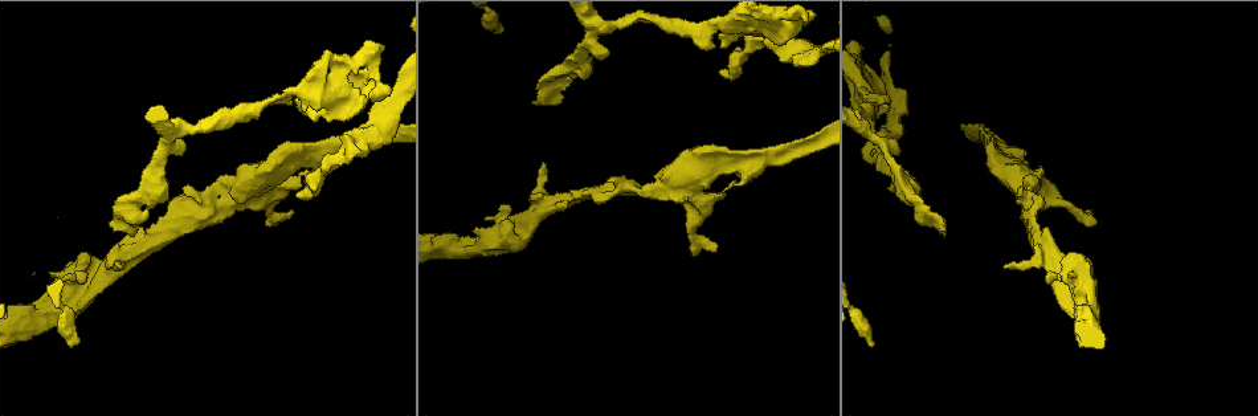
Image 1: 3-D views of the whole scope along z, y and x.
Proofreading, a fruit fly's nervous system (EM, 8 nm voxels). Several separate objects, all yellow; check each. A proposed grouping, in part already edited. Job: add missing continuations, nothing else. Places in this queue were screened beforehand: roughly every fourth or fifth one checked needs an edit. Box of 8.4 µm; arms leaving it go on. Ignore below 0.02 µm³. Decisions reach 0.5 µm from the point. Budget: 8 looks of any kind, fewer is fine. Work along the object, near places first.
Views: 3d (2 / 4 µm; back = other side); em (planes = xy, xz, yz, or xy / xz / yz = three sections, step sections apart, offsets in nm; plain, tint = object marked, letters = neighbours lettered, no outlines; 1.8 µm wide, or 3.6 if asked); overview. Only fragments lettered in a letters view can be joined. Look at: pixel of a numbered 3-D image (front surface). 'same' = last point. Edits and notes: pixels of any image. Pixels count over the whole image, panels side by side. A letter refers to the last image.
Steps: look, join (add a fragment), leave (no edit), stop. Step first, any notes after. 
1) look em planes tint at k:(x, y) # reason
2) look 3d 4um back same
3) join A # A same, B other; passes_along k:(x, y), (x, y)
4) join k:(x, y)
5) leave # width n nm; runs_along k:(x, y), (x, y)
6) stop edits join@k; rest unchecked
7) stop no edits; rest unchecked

look 3d 2um at 1:(905, 104)

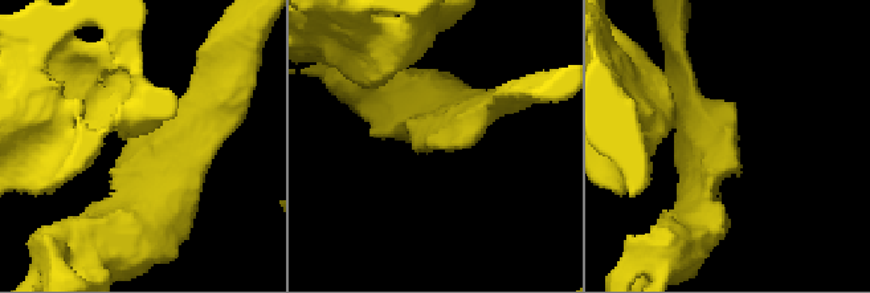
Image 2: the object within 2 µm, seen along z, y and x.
look em 3.6um planes letters at 2:(738, 149) # now the EM

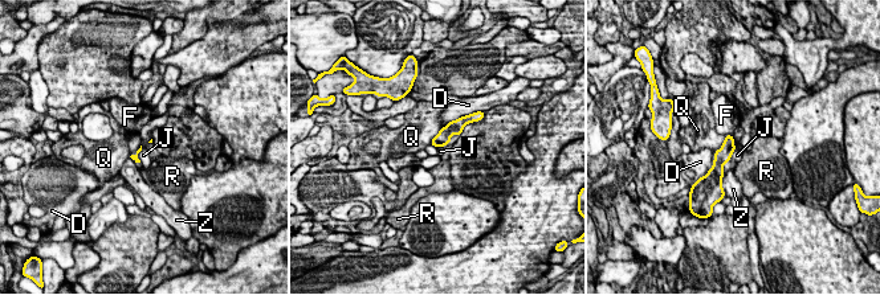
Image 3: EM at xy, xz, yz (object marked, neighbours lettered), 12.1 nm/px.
leave # D other, F other, J other, Q other, R other, Z other; runs_along 3:(729, 138), (728, 148), (711, 176); none of them fits

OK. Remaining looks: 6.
look em xy step 4 tint at 1:(723, 69) # branch stops here

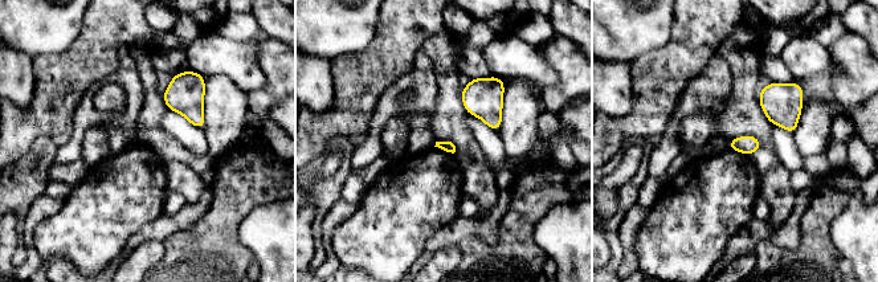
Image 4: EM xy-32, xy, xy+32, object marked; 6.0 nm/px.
look em planes letters same # cut it another way

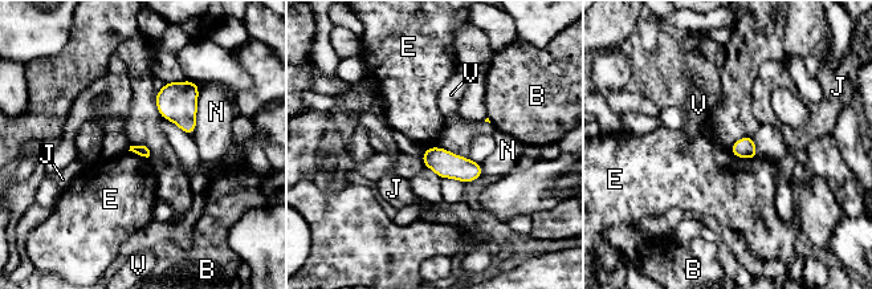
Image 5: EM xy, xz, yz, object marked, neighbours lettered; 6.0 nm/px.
leave # longest_contact N 300 nm; B other, E other, J other, N other, V other; border 5:(729, 151), (741, 158), (757, 158); none of them fits

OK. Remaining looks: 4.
look em yz step 4 letters at 1:(914, 188) # an open end

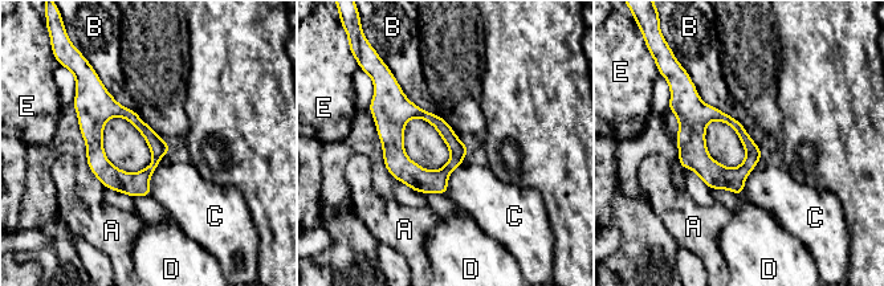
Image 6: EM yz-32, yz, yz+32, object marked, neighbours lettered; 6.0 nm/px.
look em xz step 8 letters same

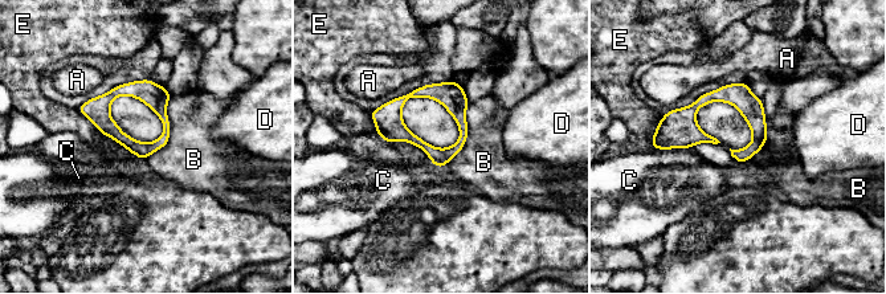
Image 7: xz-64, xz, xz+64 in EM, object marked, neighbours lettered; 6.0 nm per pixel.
leave # A other, B other, C other, D other, E other; border 7:(172, 97), (170, 141), (142, 160); none of them fits

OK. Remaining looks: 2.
stop no edits; rest unchecked

